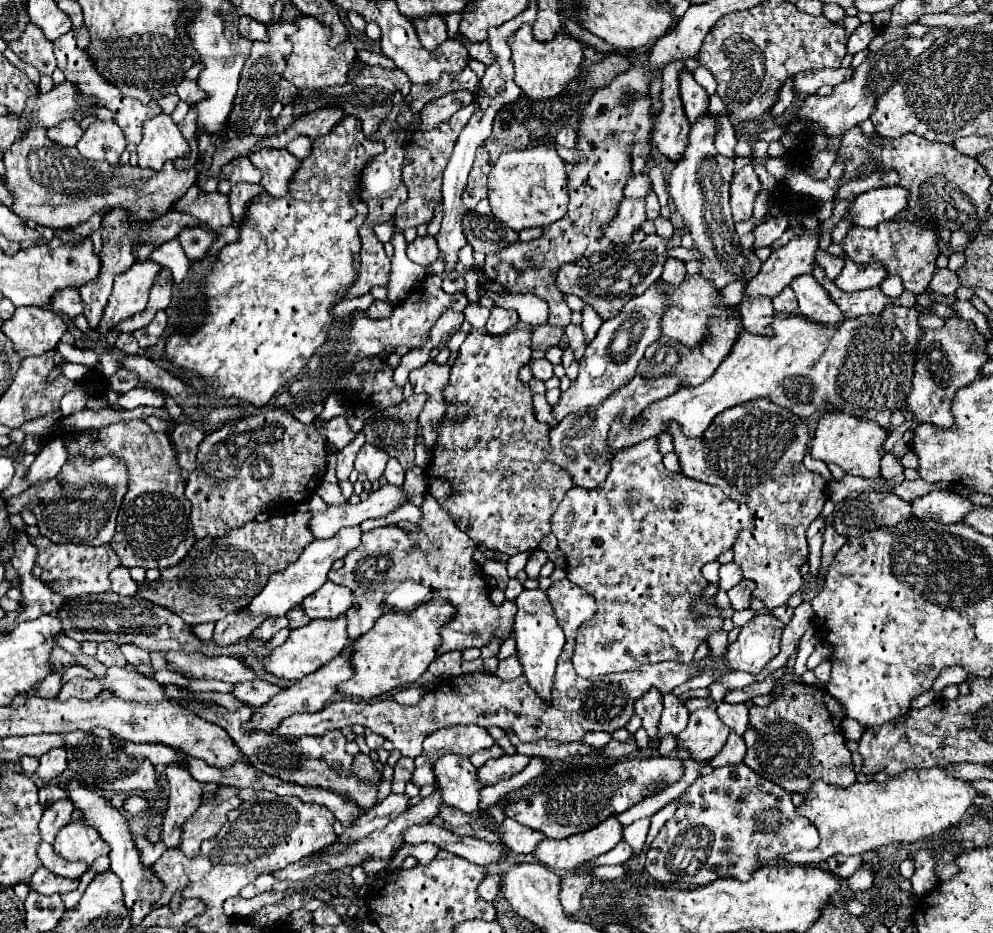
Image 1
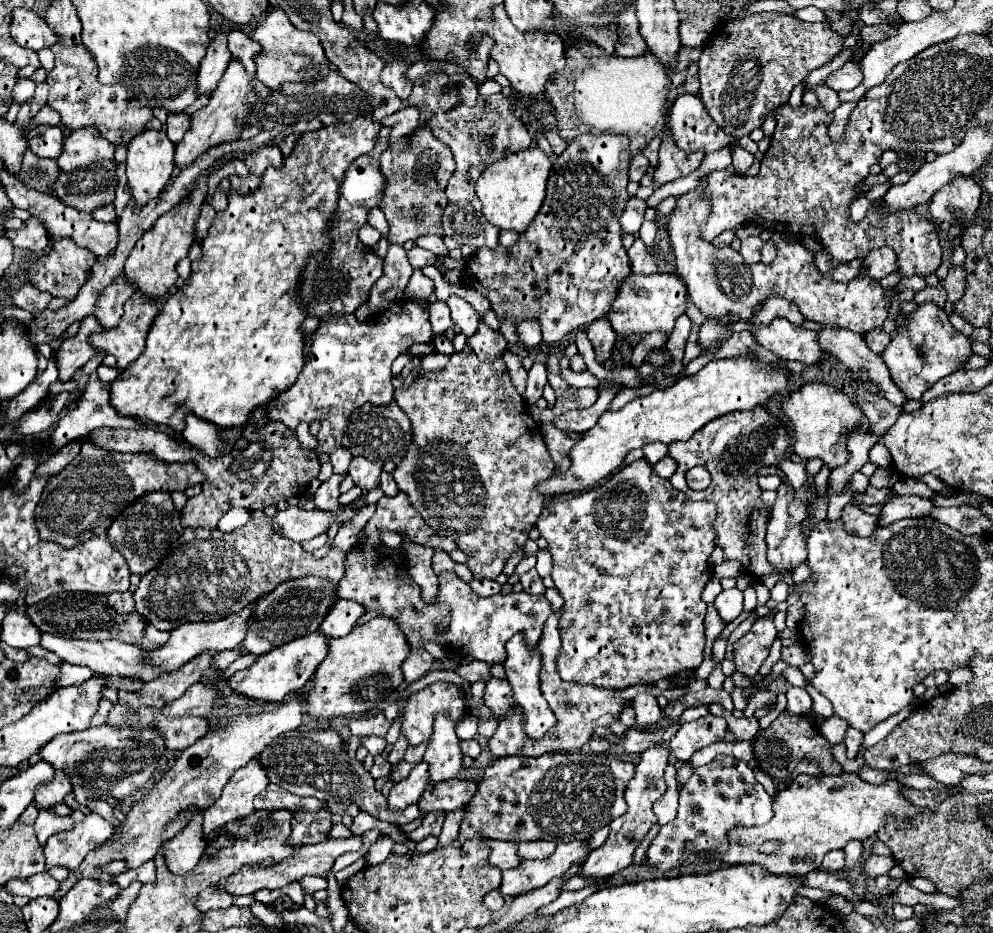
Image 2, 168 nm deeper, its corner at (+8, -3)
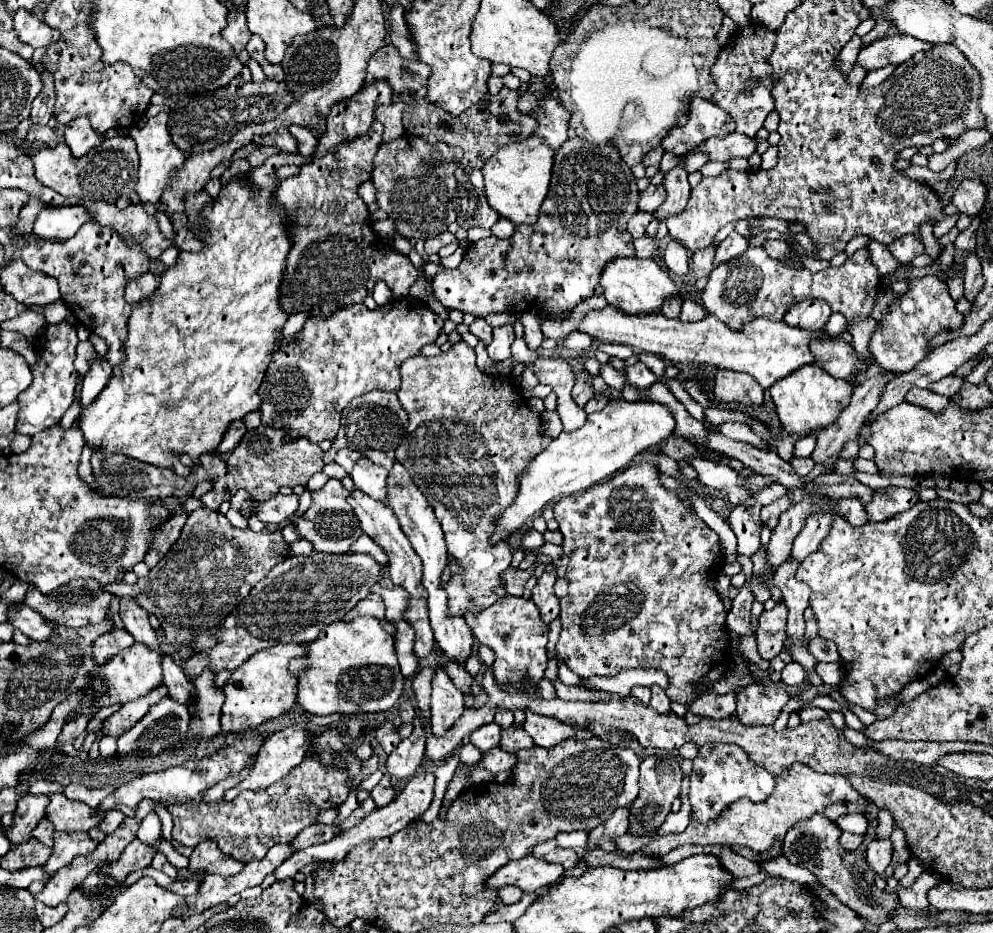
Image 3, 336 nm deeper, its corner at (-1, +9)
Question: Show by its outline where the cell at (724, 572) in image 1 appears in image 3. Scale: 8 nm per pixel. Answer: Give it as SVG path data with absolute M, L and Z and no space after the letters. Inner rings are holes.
M748 500L744 504L734 506L728 516L728 524L738 538L738 554L752 556L760 548L760 508L762 506L758 502Z

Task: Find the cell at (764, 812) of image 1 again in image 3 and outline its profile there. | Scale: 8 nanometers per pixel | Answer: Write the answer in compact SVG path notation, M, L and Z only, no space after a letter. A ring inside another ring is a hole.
M710 742L704 744L694 758L694 768L690 774L690 816L698 822L710 822L716 820L732 802L738 798L750 798L752 802L762 802L770 796L774 790L774 778L772 774L750 760L742 748L736 744L718 744Z

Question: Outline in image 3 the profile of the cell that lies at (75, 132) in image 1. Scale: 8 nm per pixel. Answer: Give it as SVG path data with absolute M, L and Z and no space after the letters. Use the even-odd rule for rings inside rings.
M32 124L26 140L28 140L28 144L30 142L40 142L44 146L54 146L54 144L58 144L58 132L56 132L56 128L50 128L50 126Z

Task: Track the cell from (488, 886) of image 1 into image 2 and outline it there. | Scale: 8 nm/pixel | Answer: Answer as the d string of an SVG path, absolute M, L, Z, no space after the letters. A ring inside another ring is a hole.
M493 890L493 892L489 892L487 896L485 896L485 906L489 908L489 910L493 910L493 912L497 912L497 910L501 910L503 908L503 896L501 896L501 892L499 890Z

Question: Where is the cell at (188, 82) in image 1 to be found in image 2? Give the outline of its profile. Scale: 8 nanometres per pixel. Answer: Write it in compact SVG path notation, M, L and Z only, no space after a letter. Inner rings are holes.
M219 32L211 40L207 54L201 60L201 68L199 68L199 76L197 76L199 94L207 94L217 88L217 82L221 80L229 62L231 62L231 52L227 50L227 34Z

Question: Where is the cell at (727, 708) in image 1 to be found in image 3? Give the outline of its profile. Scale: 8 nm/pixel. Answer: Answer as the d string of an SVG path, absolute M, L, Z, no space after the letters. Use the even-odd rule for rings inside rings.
M764 682L764 688L760 684L750 684L736 694L738 720L746 726L770 726L788 698L790 694L774 682Z

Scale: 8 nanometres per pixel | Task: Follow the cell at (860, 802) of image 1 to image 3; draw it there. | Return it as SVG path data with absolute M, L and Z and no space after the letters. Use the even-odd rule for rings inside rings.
M796 762L776 782L774 792L764 802L754 804L746 798L740 798L728 810L724 810L720 818L716 818L708 824L690 820L688 828L680 834L652 838L650 844L644 848L644 852L652 852L652 854L660 856L660 854L668 854L670 850L684 846L684 844L700 844L700 846L708 846L708 844L734 846L734 844L738 844L738 846L746 846L754 852L766 852L774 846L776 840L784 840L786 832L796 822L808 820L810 816L814 816L814 812L822 812L826 818L830 818L830 822L836 822L840 816L844 816L844 812L846 814L852 814L852 812L866 814L868 800L852 788L852 784L850 784L850 780L846 780L846 776L818 774L810 766Z

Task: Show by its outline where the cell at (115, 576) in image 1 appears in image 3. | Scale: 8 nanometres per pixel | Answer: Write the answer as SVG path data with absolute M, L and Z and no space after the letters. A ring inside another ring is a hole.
M120 596L118 602L120 602L120 618L124 620L124 626L134 636L134 640L146 644L148 648L156 648L158 636L148 622L148 612L142 610L142 606L136 600L130 600L130 596Z

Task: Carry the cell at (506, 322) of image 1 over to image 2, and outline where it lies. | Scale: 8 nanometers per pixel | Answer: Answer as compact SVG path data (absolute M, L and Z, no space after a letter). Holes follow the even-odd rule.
M481 322L477 336L467 338L467 346L473 352L477 352L477 358L481 358L481 360L495 360L495 358L503 356L505 348L507 348L507 340L501 332L495 332L487 324Z

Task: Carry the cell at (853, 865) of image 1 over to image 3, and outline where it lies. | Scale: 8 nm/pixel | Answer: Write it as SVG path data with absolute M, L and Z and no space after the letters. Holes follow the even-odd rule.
M842 832L842 836L840 836L840 844L842 844L842 848L846 848L846 850L856 850L860 844L862 844L862 836L858 836L858 834L850 834L850 832Z

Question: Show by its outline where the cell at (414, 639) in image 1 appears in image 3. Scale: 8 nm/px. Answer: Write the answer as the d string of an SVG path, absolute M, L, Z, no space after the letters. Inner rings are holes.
M356 616L350 622L328 624L310 644L304 660L292 660L290 672L298 674L298 702L310 714L360 716L392 708L404 688L404 676L394 652L394 636L374 616Z

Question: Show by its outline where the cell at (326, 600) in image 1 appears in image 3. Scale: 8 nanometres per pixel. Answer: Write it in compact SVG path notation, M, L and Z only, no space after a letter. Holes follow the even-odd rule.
M368 594L364 600L360 600L352 610L347 612L343 618L344 621L348 622L352 620L355 616L363 616L370 614L370 616L376 616L386 628L390 634L394 634L394 626L388 624L384 620L384 604L382 604L382 598L378 594Z

